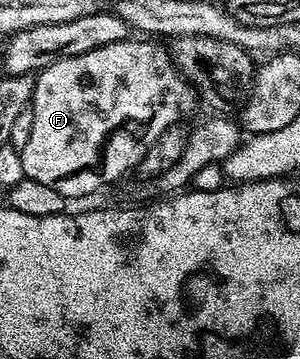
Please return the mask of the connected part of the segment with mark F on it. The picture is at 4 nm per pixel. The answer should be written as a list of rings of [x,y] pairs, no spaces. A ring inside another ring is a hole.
[[[126,40],[124,42],[116,42],[115,44],[107,44],[103,48],[99,48],[99,52],[94,52],[94,50],[92,50],[91,52],[83,52],[79,56],[71,56],[70,58],[61,58],[59,61],[53,62],[49,66],[46,66],[44,70],[40,71],[40,73],[36,75],[36,82],[34,84],[34,94],[31,103],[31,107],[34,112],[34,123],[31,126],[31,136],[28,137],[27,146],[20,150],[21,159],[23,160],[23,172],[25,173],[26,178],[30,178],[31,180],[53,180],[53,178],[57,178],[57,176],[61,176],[61,174],[65,174],[65,172],[69,172],[69,170],[75,170],[75,168],[79,168],[79,166],[83,166],[83,164],[89,164],[89,162],[91,162],[91,160],[95,158],[95,154],[97,154],[97,146],[99,146],[99,142],[101,142],[103,138],[109,138],[107,134],[113,134],[113,132],[117,134],[117,132],[121,132],[121,130],[123,130],[123,124],[131,124],[131,122],[121,122],[121,120],[123,120],[125,116],[127,116],[127,118],[151,118],[151,116],[155,116],[155,114],[157,114],[157,120],[161,122],[161,124],[157,124],[157,126],[166,126],[166,128],[163,128],[163,132],[167,132],[170,128],[173,127],[172,124],[167,124],[167,122],[169,122],[169,118],[173,118],[178,123],[182,121],[184,115],[183,112],[185,110],[185,101],[187,101],[189,98],[189,90],[191,91],[190,83],[187,81],[185,75],[182,74],[181,71],[177,69],[177,65],[173,63],[173,57],[169,55],[168,49],[166,49],[166,47],[162,45],[160,41],[157,40],[137,40],[141,42],[133,42],[133,41],[134,40]],[[127,72],[139,72],[139,74],[137,74],[137,76],[139,76],[139,80],[137,80],[137,82],[139,82],[139,100],[137,100],[137,102],[133,102],[133,104],[131,104],[131,106],[127,106],[127,108],[121,108],[121,106],[117,106],[115,102],[111,102],[111,92],[105,92],[105,94],[107,94],[107,98],[109,98],[109,102],[105,102],[105,98],[101,98],[101,96],[103,96],[103,92],[99,92],[99,86],[101,86],[101,82],[105,82],[105,80],[109,82],[111,78],[113,78],[111,82],[131,82],[131,80],[127,80]],[[97,100],[99,100],[99,102],[101,102],[101,100],[105,102],[105,104],[103,104],[103,108],[101,108],[101,112],[103,112],[103,114],[101,114],[101,112],[97,112],[97,104],[95,104]]]

